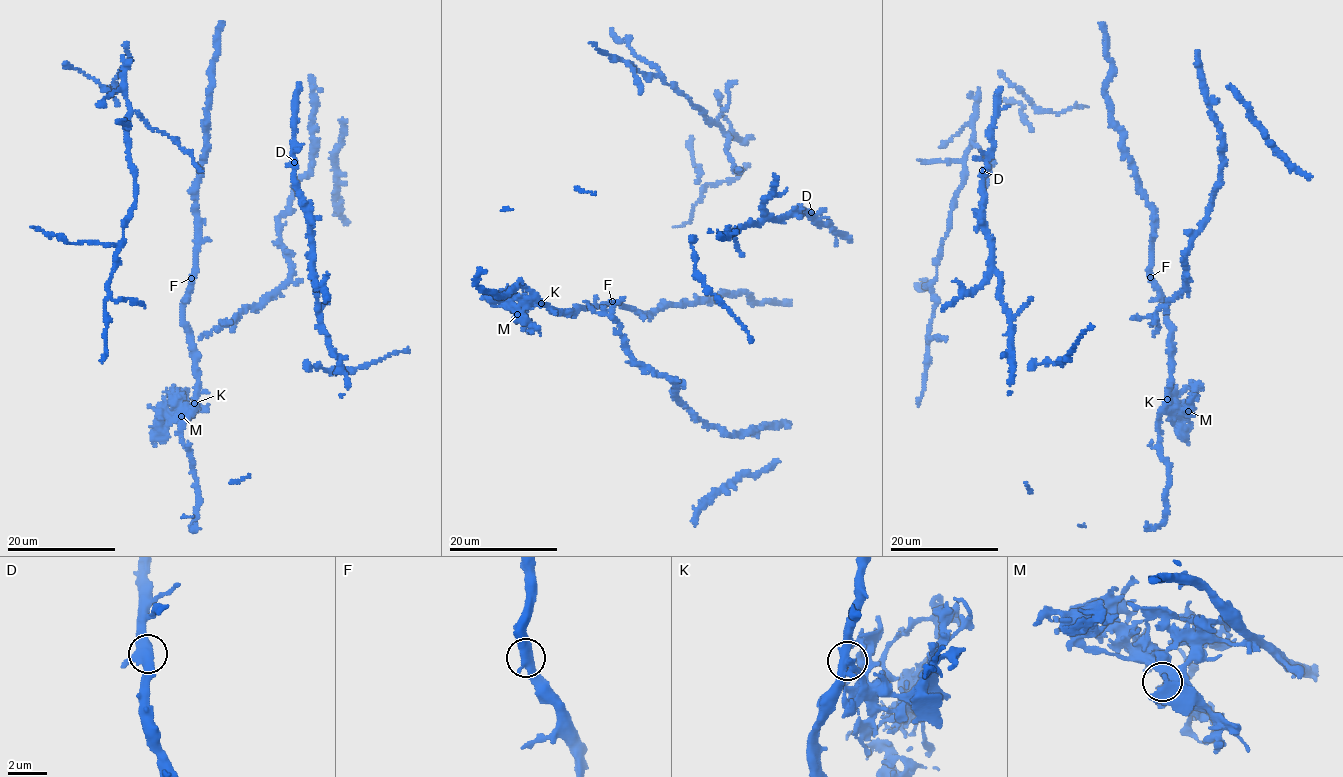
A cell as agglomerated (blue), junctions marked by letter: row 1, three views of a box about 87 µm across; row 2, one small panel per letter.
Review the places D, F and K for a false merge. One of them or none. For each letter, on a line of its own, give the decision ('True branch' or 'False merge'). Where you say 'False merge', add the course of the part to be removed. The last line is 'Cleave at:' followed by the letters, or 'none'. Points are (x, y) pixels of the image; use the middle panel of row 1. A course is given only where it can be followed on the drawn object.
D: True branch
F: True branch
K: False merge. Course of the part to remove: (541, 303), (514, 306), (501, 296), (482, 298)
Cleave at: K

